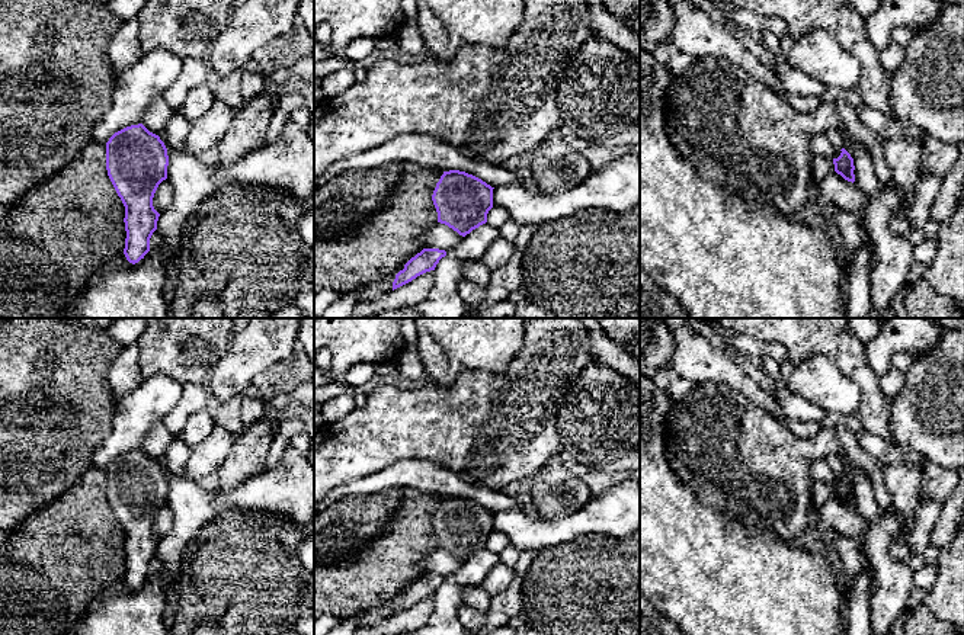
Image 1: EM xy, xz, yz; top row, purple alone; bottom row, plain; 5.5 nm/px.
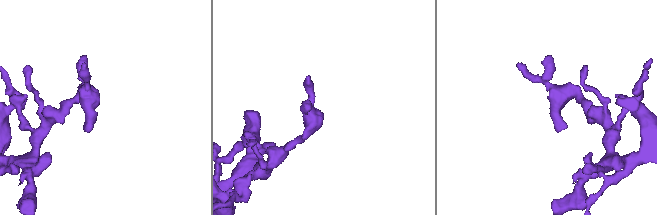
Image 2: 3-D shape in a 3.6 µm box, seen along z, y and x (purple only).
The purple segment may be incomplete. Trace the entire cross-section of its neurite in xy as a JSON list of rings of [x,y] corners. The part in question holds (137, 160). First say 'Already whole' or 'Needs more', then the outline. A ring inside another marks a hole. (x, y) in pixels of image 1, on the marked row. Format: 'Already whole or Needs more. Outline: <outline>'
Already whole. Outline: [[[142,124],[126,126],[115,132],[106,142],[108,176],[125,206],[125,248],[124,254],[132,264],[150,251],[150,238],[157,230],[160,214],[153,206],[158,185],[167,179],[169,155],[158,135],[150,132]]]

